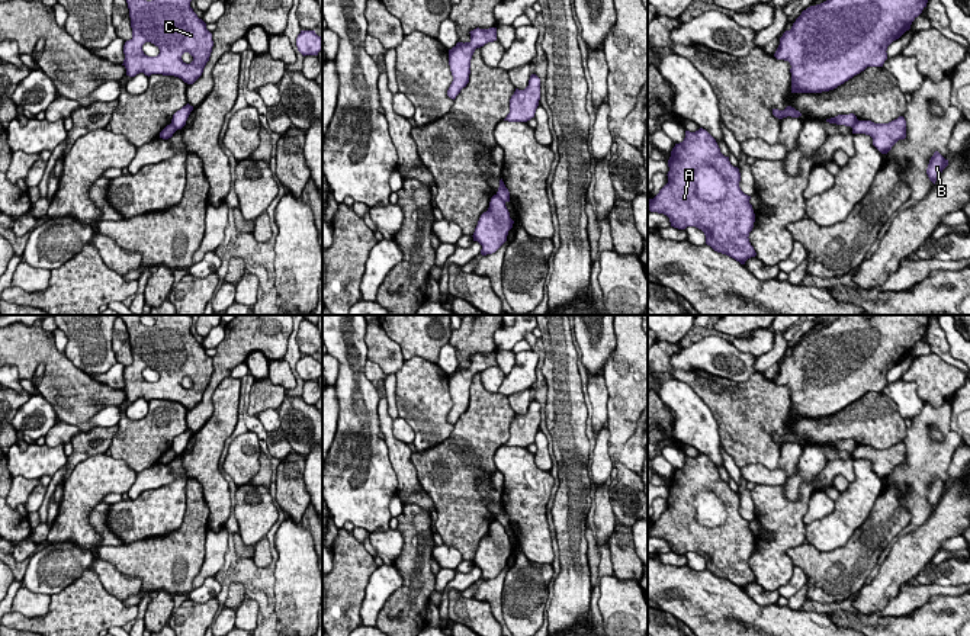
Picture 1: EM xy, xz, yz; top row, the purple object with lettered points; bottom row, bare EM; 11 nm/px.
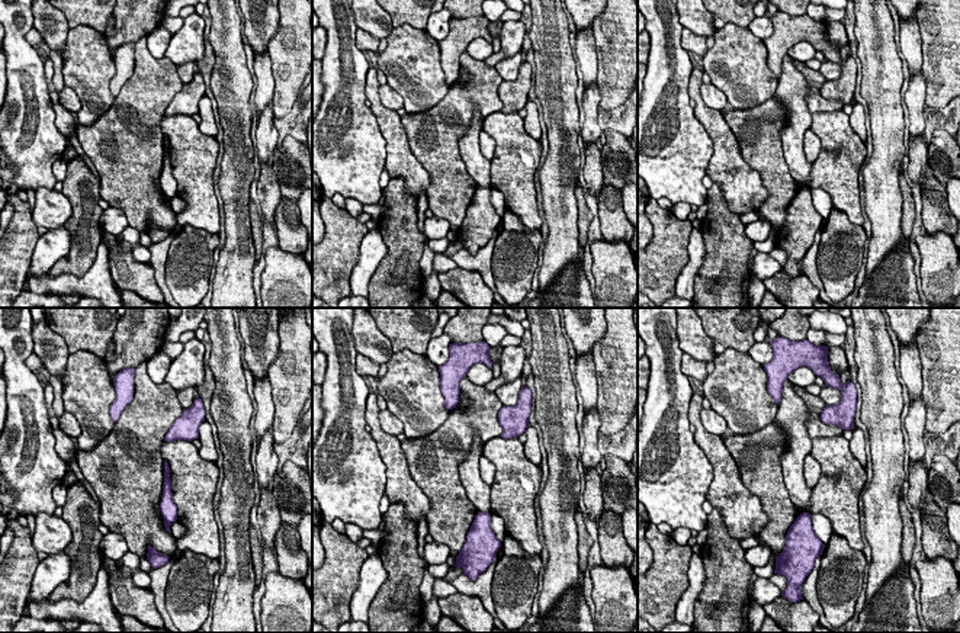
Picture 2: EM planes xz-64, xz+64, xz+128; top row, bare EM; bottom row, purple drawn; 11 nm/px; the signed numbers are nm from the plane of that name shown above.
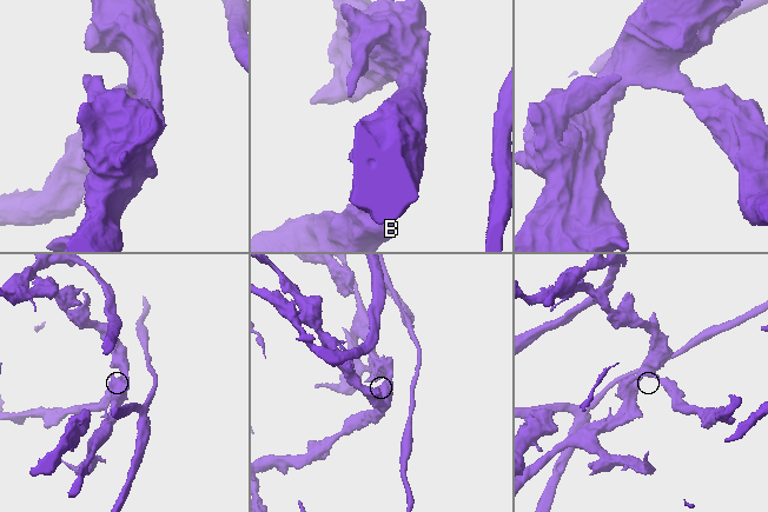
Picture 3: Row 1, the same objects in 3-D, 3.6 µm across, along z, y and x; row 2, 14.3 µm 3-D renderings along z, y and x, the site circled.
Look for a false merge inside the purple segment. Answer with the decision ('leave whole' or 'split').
split

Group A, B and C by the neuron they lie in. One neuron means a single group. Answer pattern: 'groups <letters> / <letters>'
groups A C / B

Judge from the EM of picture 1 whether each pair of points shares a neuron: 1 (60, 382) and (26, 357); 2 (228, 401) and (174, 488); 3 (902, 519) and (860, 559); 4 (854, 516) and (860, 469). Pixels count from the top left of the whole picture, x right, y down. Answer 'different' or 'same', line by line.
1: same
2: different
3: same
4: same

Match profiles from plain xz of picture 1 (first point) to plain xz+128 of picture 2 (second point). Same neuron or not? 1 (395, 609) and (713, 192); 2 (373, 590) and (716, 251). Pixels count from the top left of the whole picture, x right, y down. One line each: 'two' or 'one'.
1: one
2: two

